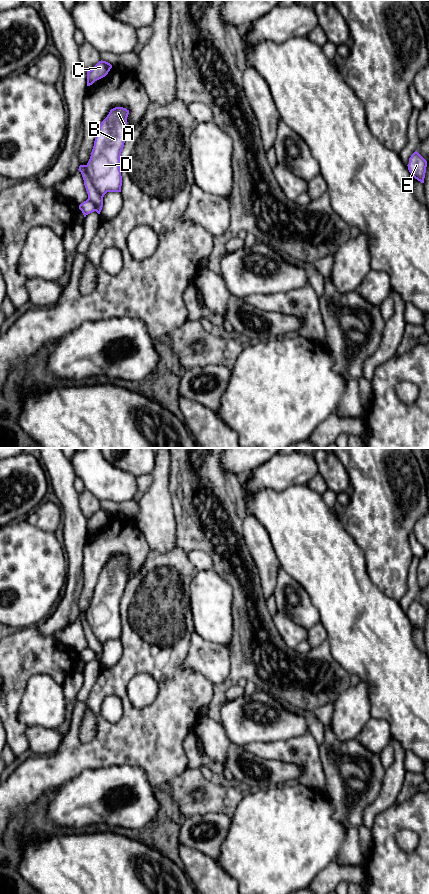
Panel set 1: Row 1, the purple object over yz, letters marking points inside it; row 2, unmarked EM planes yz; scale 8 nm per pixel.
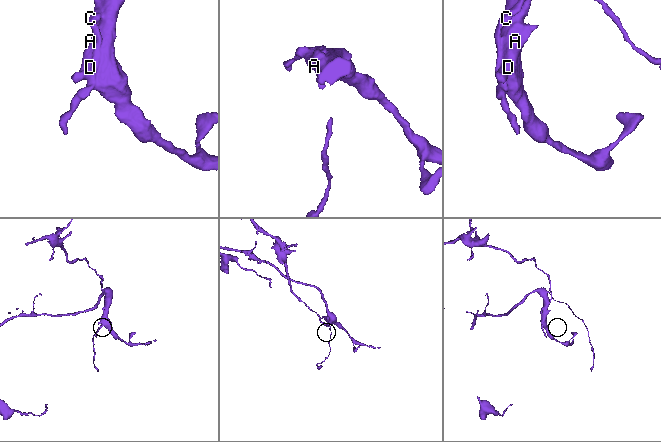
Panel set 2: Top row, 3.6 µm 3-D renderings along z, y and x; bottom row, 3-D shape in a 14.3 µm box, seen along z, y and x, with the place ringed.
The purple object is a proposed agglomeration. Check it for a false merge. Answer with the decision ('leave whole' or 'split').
split

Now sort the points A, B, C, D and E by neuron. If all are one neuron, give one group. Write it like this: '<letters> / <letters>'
A B D E / C

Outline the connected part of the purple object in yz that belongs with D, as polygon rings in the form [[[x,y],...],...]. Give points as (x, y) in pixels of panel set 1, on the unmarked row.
[[[115,555],[110,558],[99,574],[91,604],[86,613],[86,620],[102,646],[107,640],[121,640],[120,604],[129,580],[127,575],[128,562],[129,558],[123,555]]]

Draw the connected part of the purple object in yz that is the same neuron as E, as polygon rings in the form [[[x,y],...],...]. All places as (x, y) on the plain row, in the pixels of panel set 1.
[[[417,599],[409,606],[407,614],[411,623],[421,631],[424,631],[427,609]]]

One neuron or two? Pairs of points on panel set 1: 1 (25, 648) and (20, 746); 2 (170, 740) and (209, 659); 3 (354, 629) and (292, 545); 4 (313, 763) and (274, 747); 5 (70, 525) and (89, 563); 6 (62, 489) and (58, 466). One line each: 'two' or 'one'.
1: one
2: two
3: one
4: one
5: two
6: one

